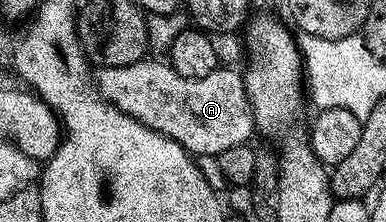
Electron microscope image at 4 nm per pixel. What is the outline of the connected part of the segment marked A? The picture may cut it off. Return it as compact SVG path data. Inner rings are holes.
M142 60L135 64L123 64L122 66L101 66L96 71L95 81L102 98L110 102L116 110L122 110L133 118L138 118L143 125L167 135L175 140L183 149L196 156L195 161L199 172L211 184L211 188L218 192L230 189L227 176L223 176L219 168L218 154L227 152L227 148L246 145L249 137L254 137L253 105L249 102L249 96L245 91L245 79L240 73L236 74L233 68L218 68L211 72L211 76L202 78L188 78L179 76L175 68L168 61L149 62Z

